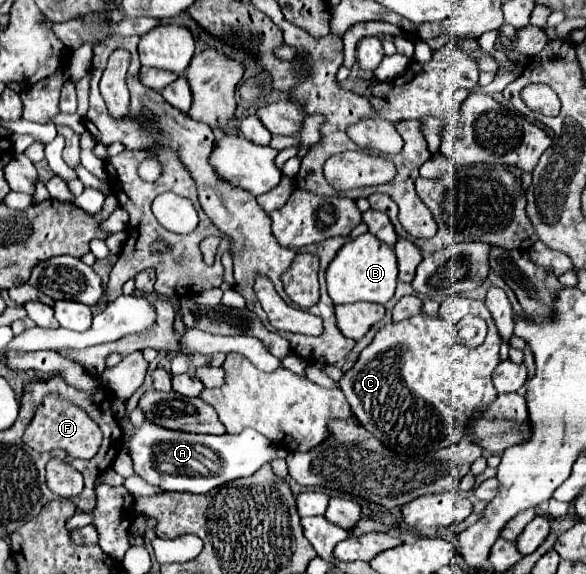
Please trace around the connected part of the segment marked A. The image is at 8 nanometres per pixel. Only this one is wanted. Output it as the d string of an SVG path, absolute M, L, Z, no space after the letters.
M122 419L122 429L122 447L132 457L136 475L164 491L208 493L222 483L252 475L272 459L284 459L288 455L284 447L274 445L254 429L244 429L238 435L202 435L162 429L162 425L154 425L146 419L140 427L132 425L130 419Z

